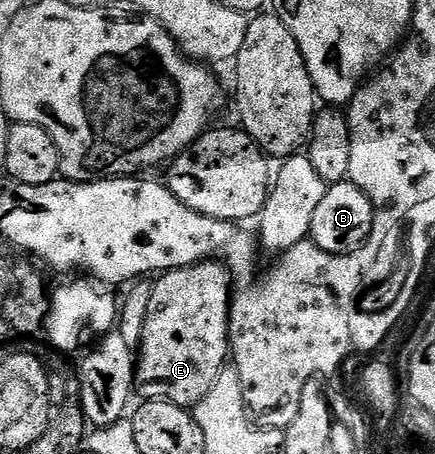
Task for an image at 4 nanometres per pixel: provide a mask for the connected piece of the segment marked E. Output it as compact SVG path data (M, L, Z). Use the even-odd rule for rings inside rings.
M205 260L191 267L175 268L162 273L153 284L151 303L147 306L147 322L143 326L143 338L139 355L135 360L135 392L142 401L165 400L181 408L192 409L219 378L230 359L229 350L229 302L231 277L224 263Z

